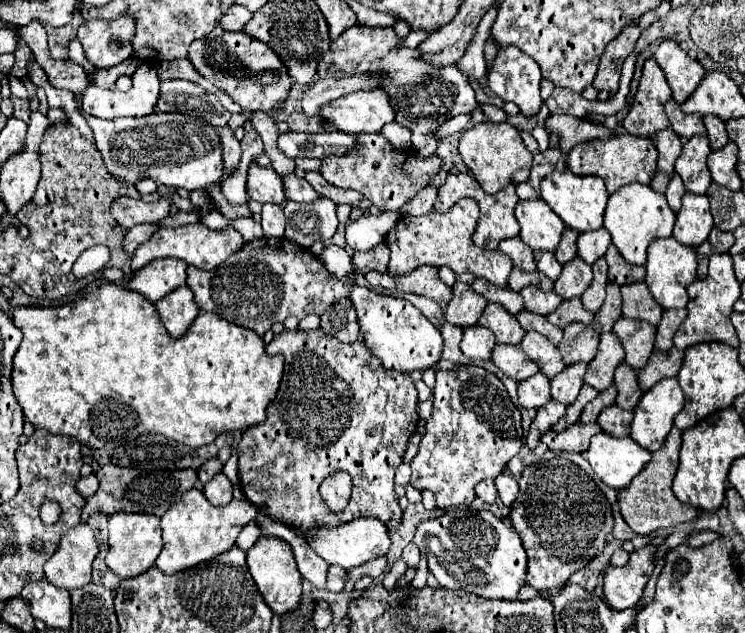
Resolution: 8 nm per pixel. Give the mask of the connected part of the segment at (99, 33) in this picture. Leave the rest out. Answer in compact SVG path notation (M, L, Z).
M122 15L114 21L92 19L84 21L78 29L78 41L86 51L86 59L98 69L110 69L124 59L132 57L132 35L136 21Z

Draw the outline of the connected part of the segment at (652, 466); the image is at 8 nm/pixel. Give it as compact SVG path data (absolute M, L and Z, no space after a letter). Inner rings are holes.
M674 427L668 433L664 445L652 453L648 467L644 467L644 471L640 471L640 475L636 475L636 479L632 479L632 483L624 491L618 491L618 505L620 505L622 517L630 525L630 529L638 535L648 535L656 529L688 523L688 521L694 521L698 515L696 507L680 503L672 493L672 479L678 471L680 443L682 443L682 431Z

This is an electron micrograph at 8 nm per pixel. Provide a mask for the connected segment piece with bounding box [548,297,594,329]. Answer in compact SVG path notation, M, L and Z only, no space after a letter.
M576 297L576 299L562 301L562 305L560 305L554 313L548 315L548 319L550 319L556 327L564 329L566 325L576 323L576 321L578 321L578 323L584 323L584 325L590 325L592 319L594 319L594 313L586 311L584 305L582 305L582 301Z

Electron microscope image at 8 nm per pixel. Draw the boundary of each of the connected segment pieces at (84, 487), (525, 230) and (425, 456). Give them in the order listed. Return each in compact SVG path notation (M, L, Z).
M94 473L88 475L88 477L80 477L76 489L78 489L78 493L80 493L84 499L88 499L88 497L92 497L92 495L98 491L98 479L94 477Z
M520 201L516 205L520 239L534 251L554 251L566 229L562 219L542 201Z
M476 365L456 367L452 371L436 371L436 385L434 385L434 409L426 421L426 431L420 441L418 455L412 459L412 477L410 485L424 491L430 489L436 497L436 507L450 509L472 503L476 497L476 483L492 477L496 479L506 463L518 455L522 447L522 425L520 425L520 411L510 401L510 395L502 381Z

